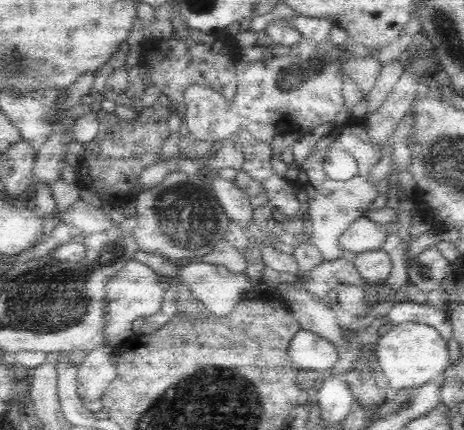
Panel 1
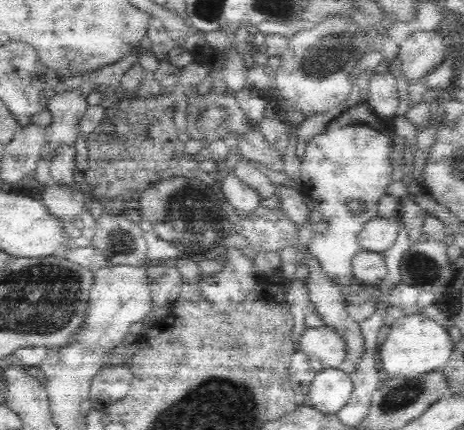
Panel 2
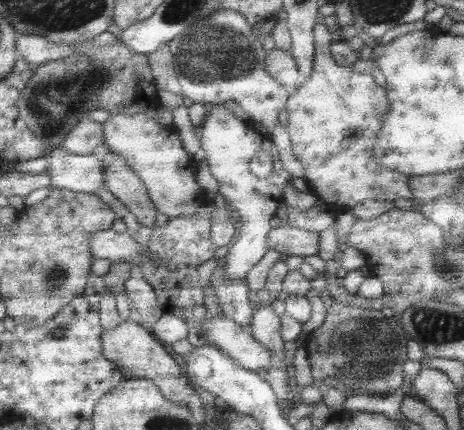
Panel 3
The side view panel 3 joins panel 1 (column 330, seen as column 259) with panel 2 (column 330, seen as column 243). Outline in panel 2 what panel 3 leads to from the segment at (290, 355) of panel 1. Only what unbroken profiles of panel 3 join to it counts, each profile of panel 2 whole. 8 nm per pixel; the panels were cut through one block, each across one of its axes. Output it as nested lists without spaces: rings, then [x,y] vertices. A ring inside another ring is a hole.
[[[330,326],[304,330],[298,340],[298,352],[304,354],[306,360],[316,360],[324,370],[340,370],[346,364],[346,346]]]

